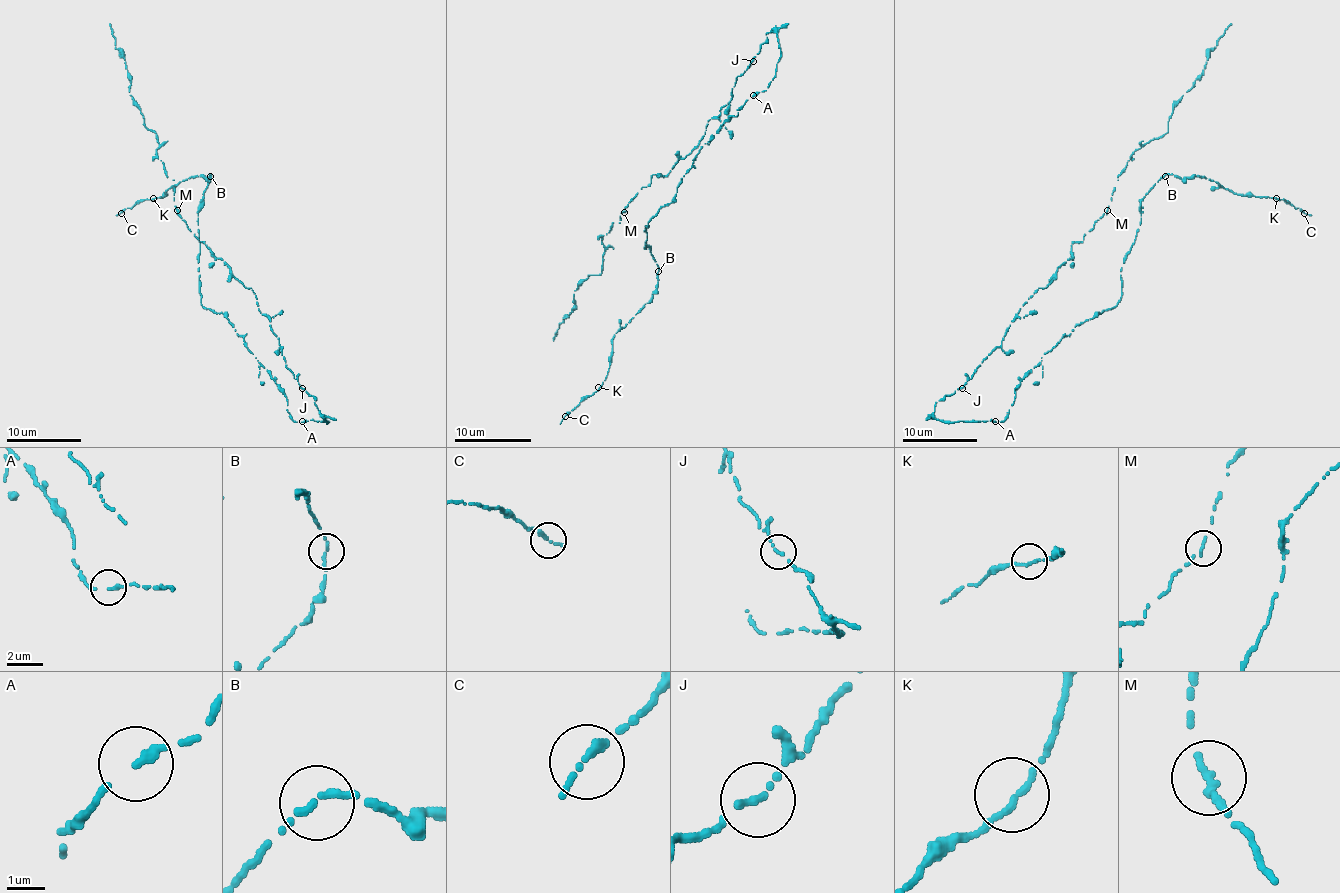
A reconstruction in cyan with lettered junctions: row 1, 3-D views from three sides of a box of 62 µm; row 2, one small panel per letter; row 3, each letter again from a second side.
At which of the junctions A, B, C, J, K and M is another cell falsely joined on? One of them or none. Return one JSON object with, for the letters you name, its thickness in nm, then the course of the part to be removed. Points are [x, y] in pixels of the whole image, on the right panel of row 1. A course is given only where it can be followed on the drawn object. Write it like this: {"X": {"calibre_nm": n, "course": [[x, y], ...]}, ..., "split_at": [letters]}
{"split_at": []}

